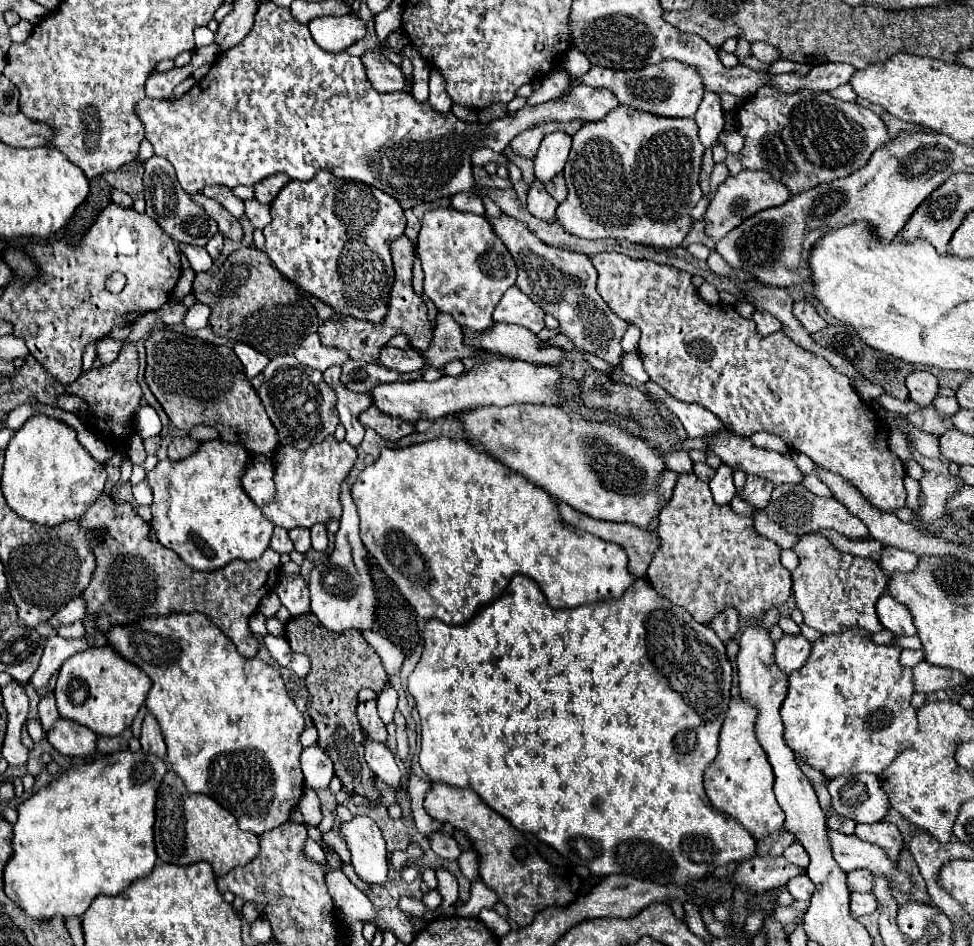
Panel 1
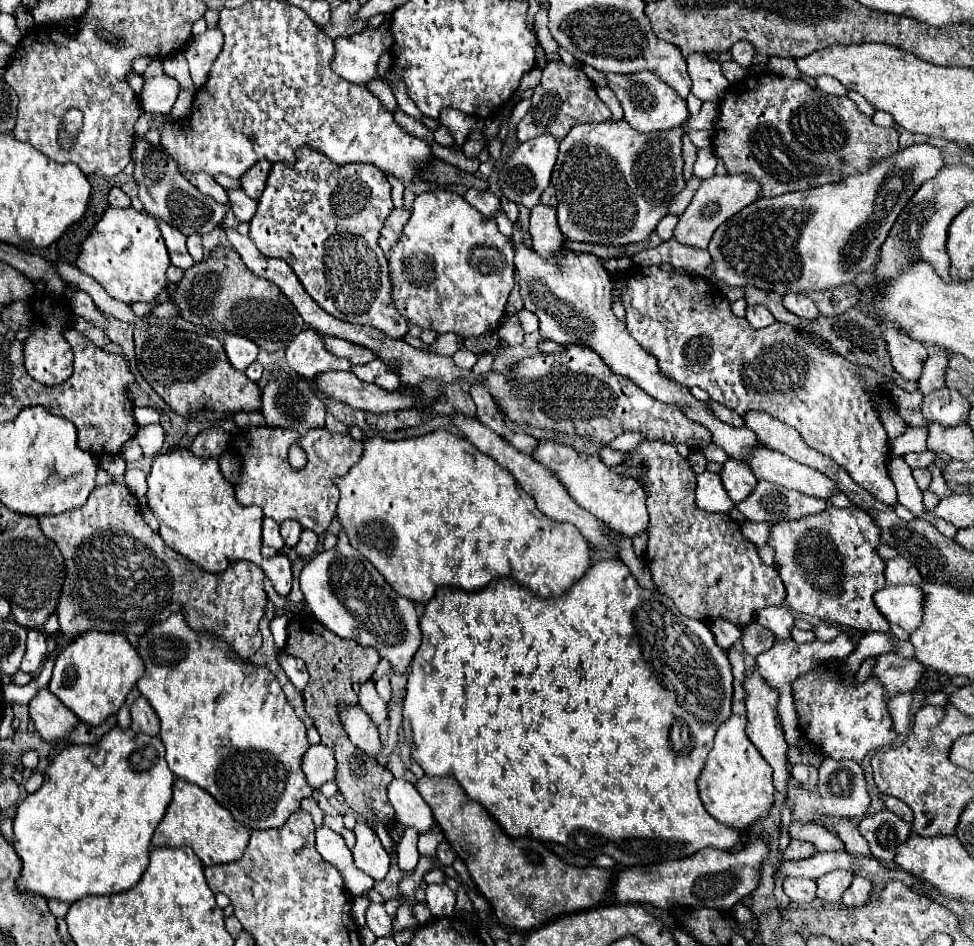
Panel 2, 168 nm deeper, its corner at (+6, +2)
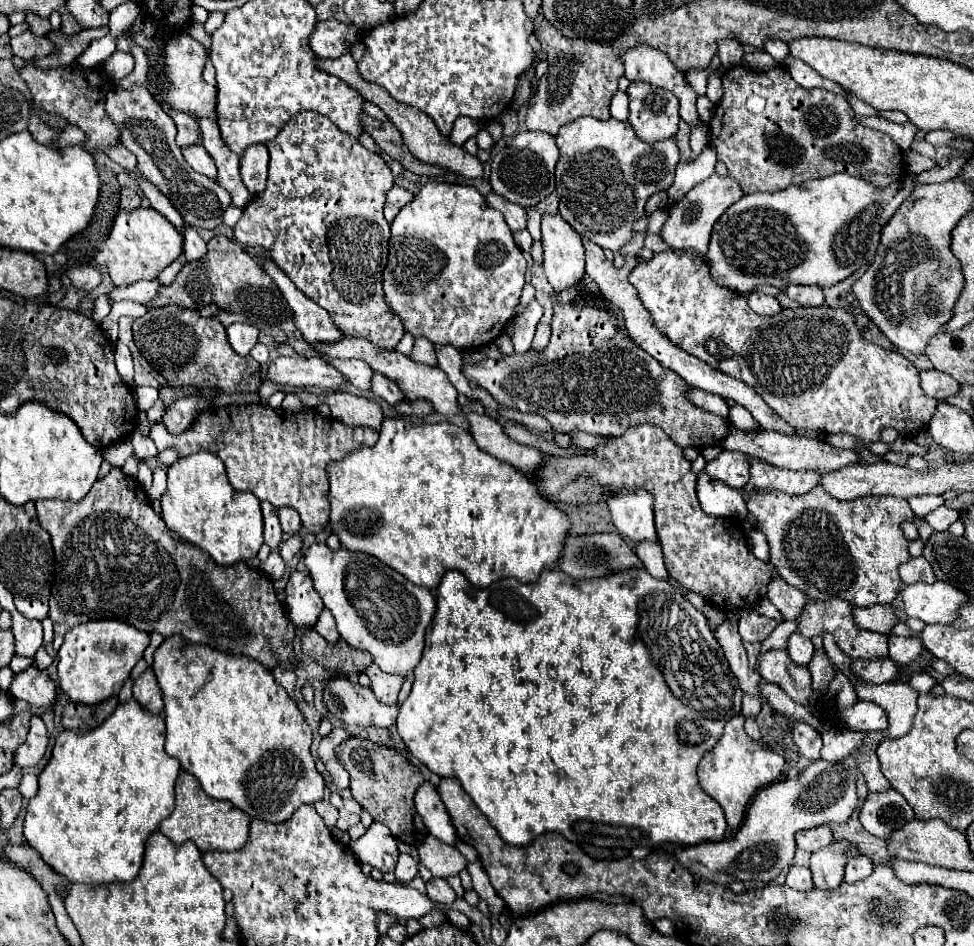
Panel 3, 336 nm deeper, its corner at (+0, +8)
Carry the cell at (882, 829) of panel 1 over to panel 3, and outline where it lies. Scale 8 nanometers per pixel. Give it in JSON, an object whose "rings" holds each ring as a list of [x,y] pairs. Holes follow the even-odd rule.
{"rings":[[[893,788],[883,792],[869,792],[859,812],[863,828],[877,838],[889,838],[893,830],[901,828],[911,818],[915,818],[911,814],[911,806]]]}

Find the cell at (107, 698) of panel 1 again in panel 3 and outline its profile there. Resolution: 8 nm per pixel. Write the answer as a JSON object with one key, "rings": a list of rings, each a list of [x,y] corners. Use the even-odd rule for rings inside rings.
{"rings":[[[89,620],[73,626],[65,634],[65,642],[57,652],[61,690],[67,692],[69,700],[81,704],[99,704],[111,696],[117,696],[133,666],[141,660],[147,644],[147,632],[141,632],[121,620]]]}

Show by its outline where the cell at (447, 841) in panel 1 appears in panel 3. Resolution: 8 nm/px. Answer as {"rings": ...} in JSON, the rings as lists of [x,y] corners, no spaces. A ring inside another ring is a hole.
{"rings":[[[429,836],[419,844],[419,856],[425,868],[429,868],[431,874],[439,878],[455,876],[467,866],[465,856],[455,846],[443,844],[435,836]]]}

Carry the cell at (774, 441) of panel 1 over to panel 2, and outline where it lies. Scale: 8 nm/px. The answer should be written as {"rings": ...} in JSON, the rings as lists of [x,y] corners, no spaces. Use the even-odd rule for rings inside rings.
{"rings":[[[625,432],[625,434],[621,434],[619,438],[615,438],[609,446],[611,446],[611,448],[617,448],[617,450],[623,450],[623,452],[629,452],[629,450],[633,450],[635,446],[643,444],[643,440],[647,440],[647,436],[641,434],[641,432]]]}

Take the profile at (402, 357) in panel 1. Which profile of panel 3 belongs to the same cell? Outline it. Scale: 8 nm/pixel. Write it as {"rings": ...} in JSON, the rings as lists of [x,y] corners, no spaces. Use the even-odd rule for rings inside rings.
{"rings":[[[257,256],[255,260],[261,264],[261,268],[271,276],[271,280],[281,290],[283,298],[293,310],[295,326],[301,330],[305,340],[335,342],[341,338],[341,332],[335,328],[331,316],[321,306],[317,306],[313,300],[309,300],[305,294],[301,294],[301,290],[295,288],[295,284],[289,280],[289,276],[285,276],[285,272],[281,272],[281,268],[277,268],[277,264],[273,264],[271,260],[263,256]]]}

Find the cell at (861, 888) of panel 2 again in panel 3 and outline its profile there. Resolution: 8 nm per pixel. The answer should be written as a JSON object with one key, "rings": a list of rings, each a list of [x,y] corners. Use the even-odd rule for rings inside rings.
{"rings":[[[855,856],[845,866],[845,882],[853,884],[867,878],[873,872],[873,862],[869,856]]]}

